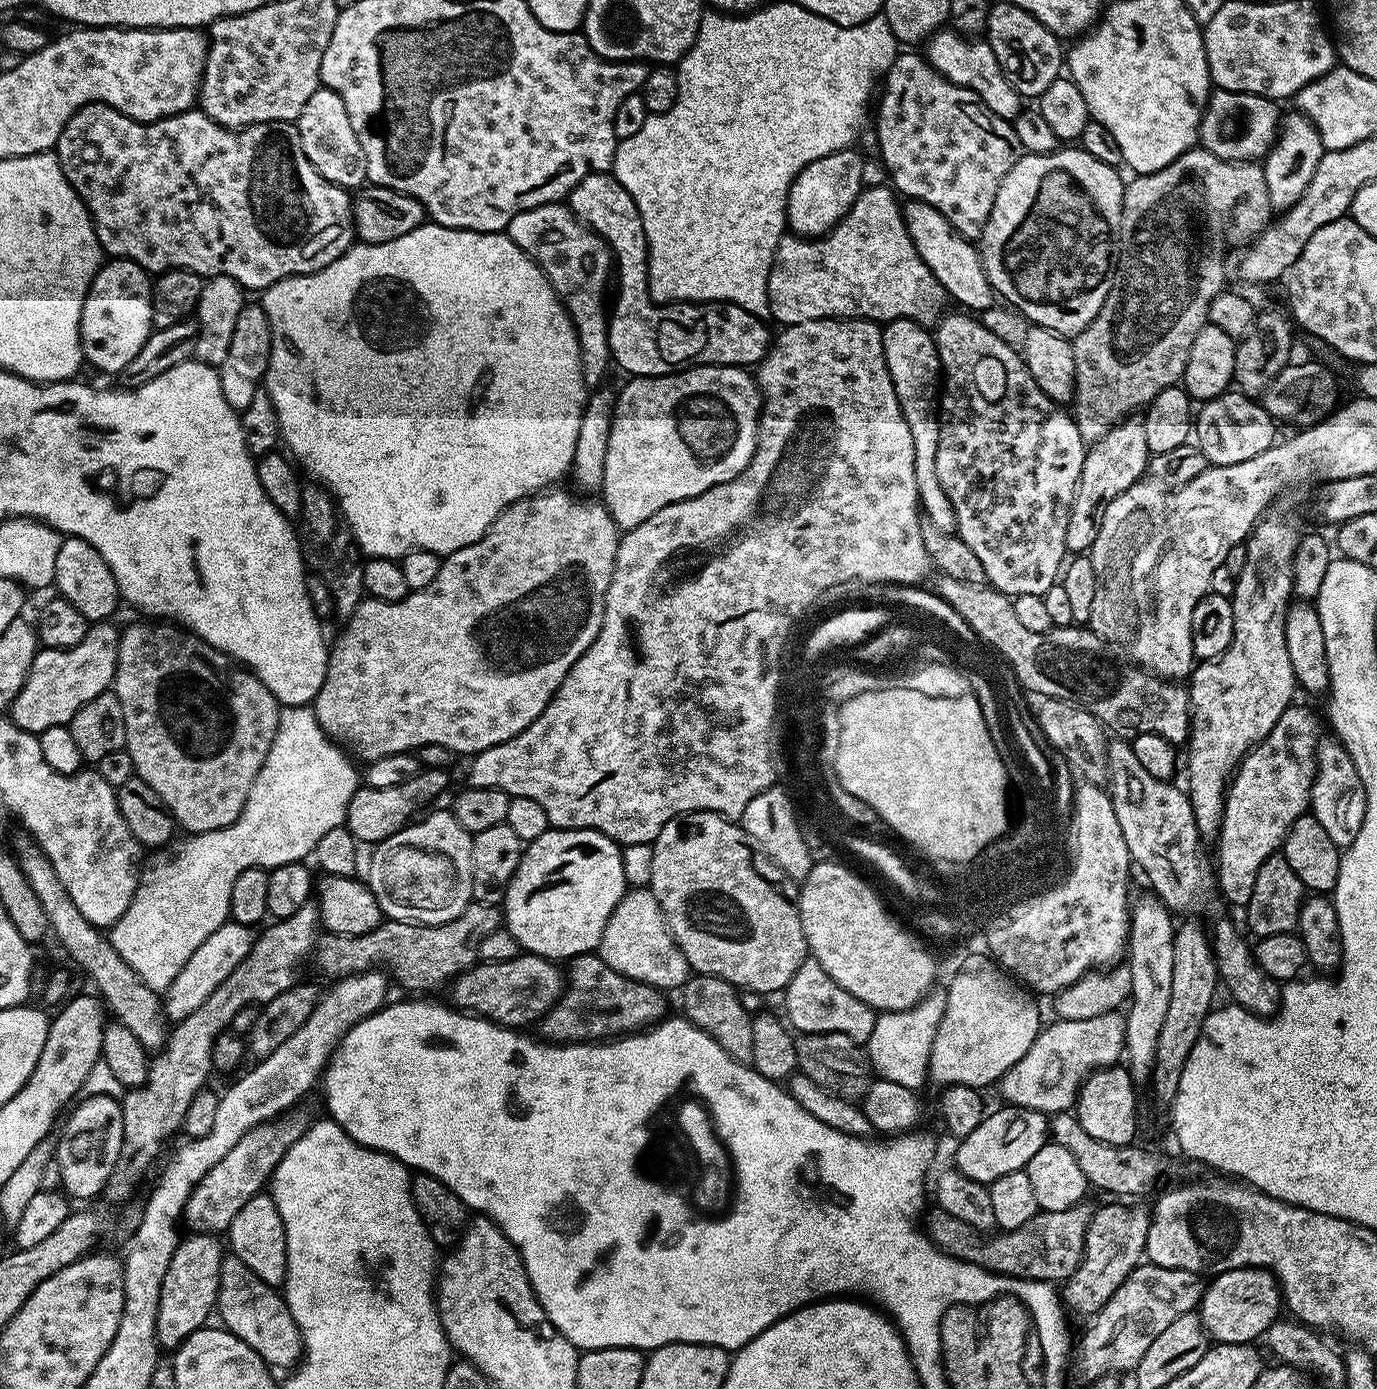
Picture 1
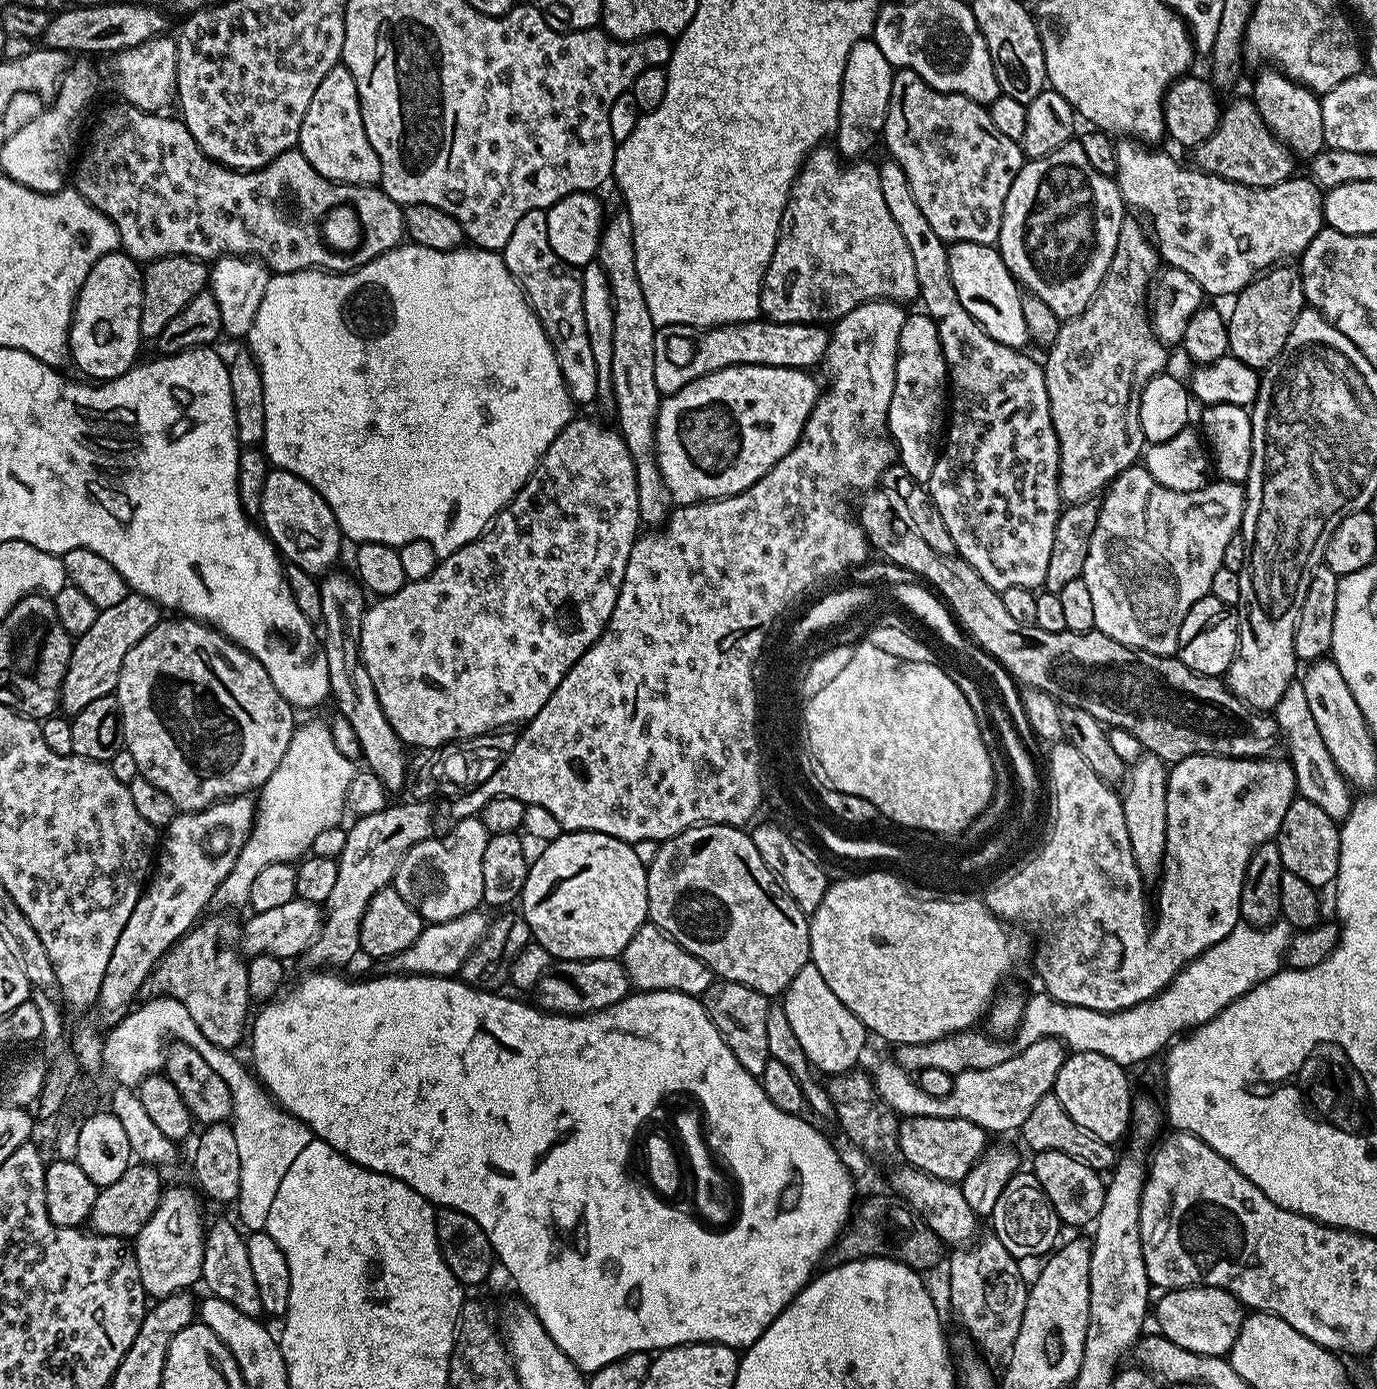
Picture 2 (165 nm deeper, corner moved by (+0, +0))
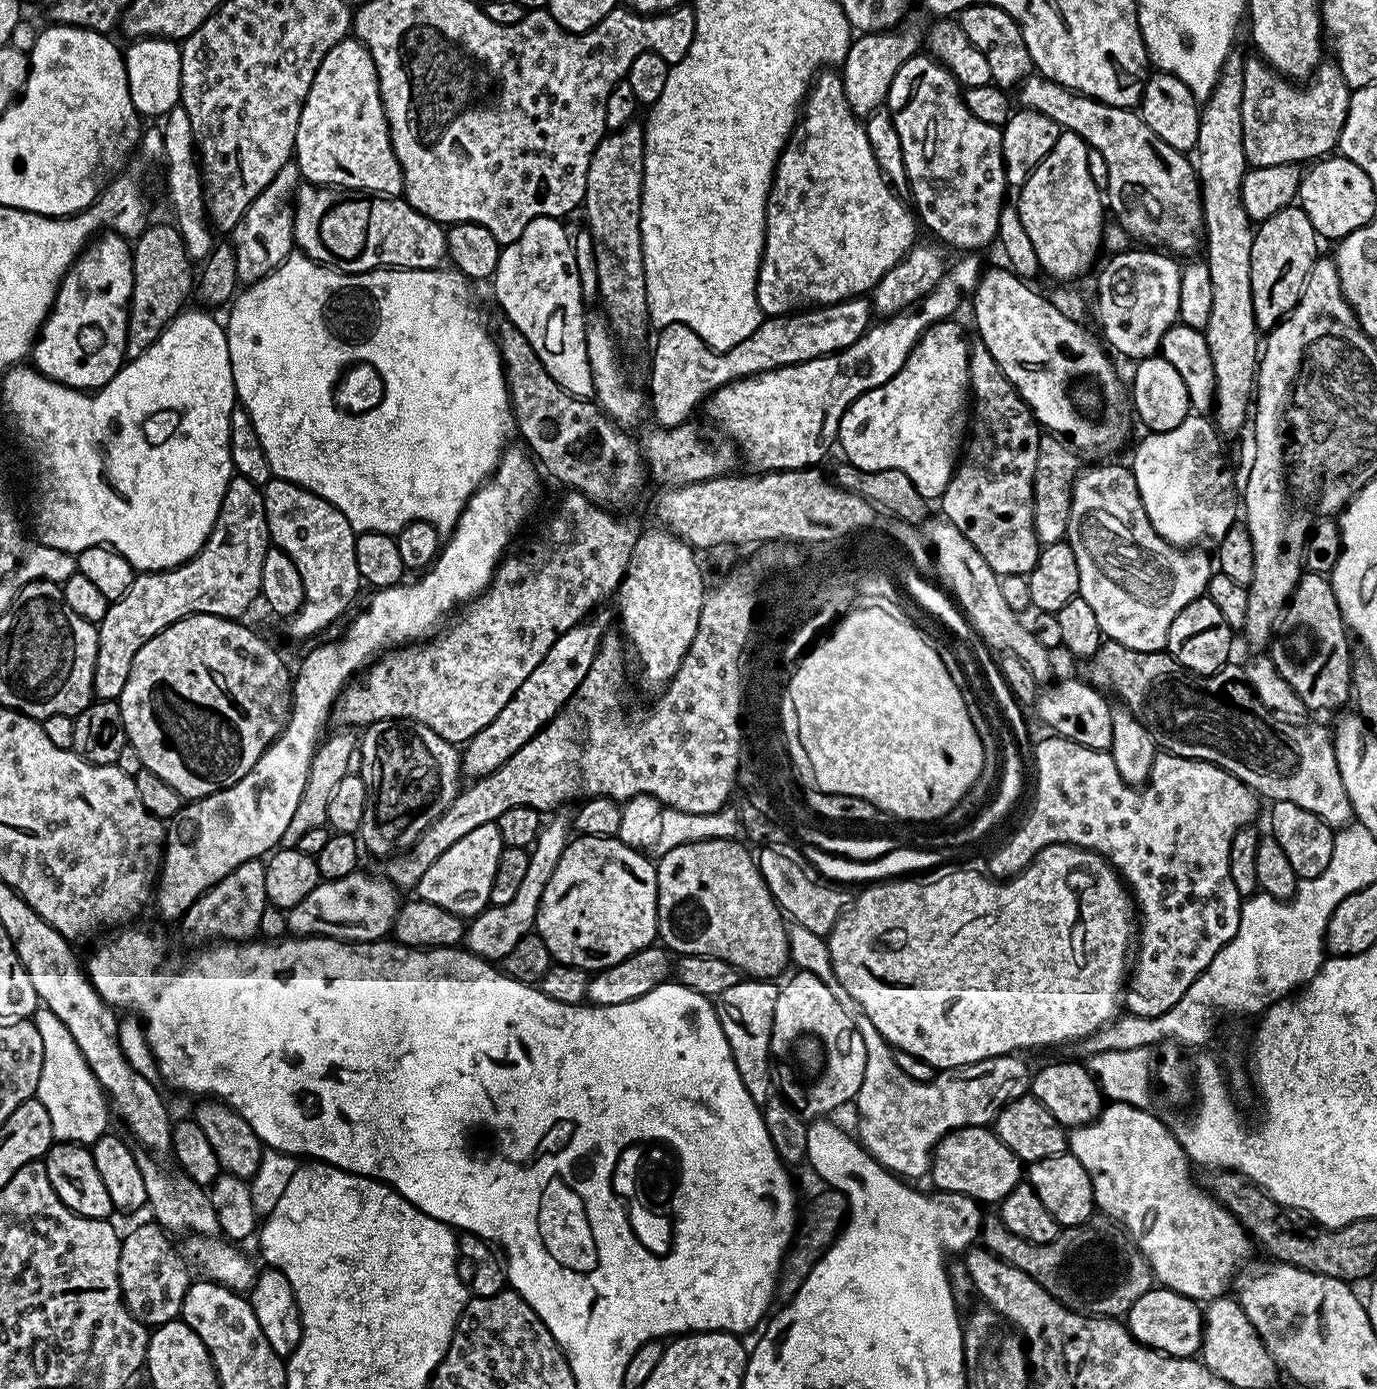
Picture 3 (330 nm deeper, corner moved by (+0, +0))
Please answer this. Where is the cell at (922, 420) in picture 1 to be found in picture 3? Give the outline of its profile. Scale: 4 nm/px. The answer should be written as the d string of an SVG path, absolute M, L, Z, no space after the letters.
M956 318L940 320L934 326L927 328L922 334L922 338L914 346L914 350L910 350L902 370L898 370L898 374L894 374L894 378L890 378L890 382L858 397L848 408L848 412L842 414L842 422L838 426L838 448L844 451L843 459L847 463L853 464L858 470L866 470L867 472L902 470L902 474L906 474L906 478L910 478L910 482L914 482L914 490L918 490L918 494L922 494L922 498L929 502L939 501L940 495L946 490L962 455L962 445L965 443L966 433L970 428L970 362L968 361L970 340L969 337L964 337L964 328L958 321L959 319Z

